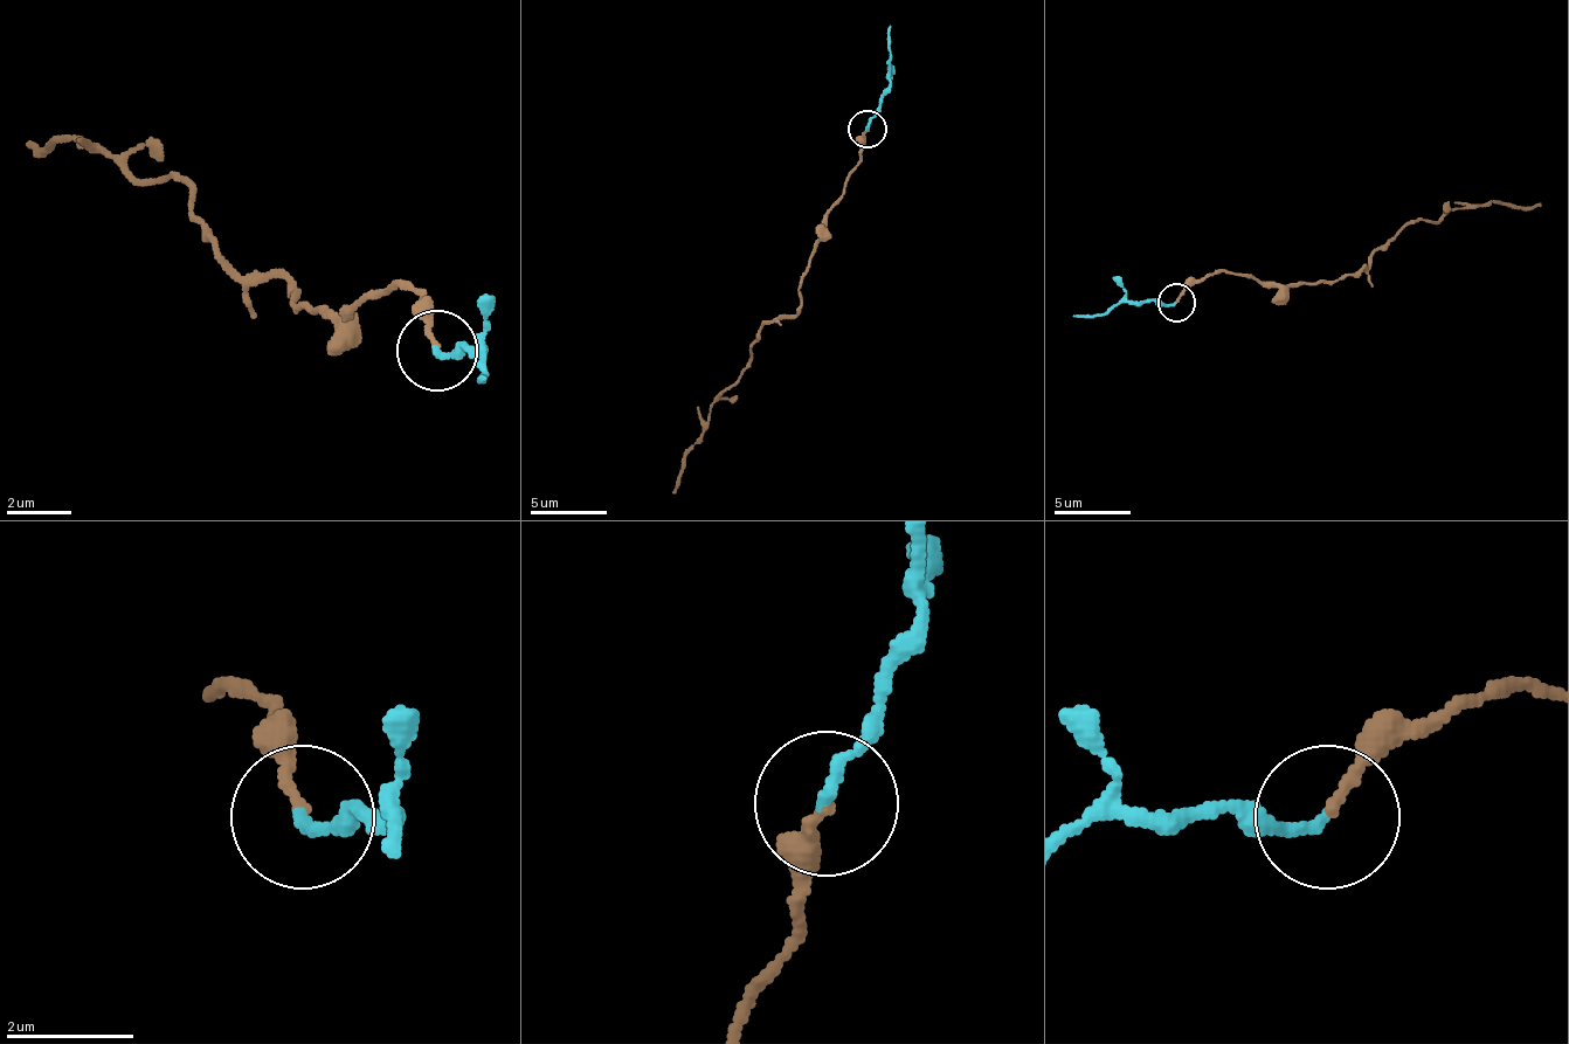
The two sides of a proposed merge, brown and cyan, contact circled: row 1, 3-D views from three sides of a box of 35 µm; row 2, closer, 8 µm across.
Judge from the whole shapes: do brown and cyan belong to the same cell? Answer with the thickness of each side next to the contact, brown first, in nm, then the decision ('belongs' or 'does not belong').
160/180 nm | belongs

